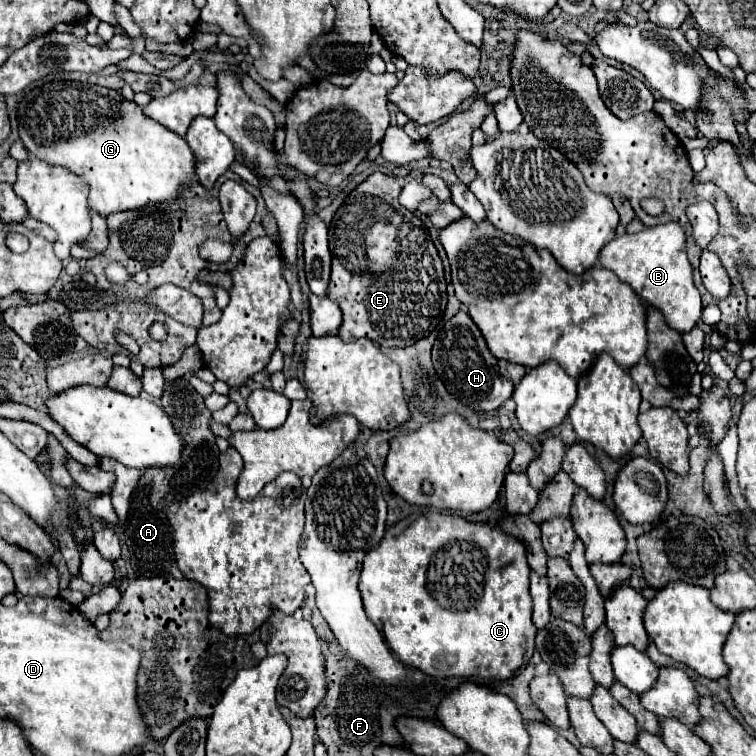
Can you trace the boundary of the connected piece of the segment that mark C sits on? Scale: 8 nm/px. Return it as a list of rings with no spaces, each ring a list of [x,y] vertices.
[[[426,512],[408,516],[386,530],[382,542],[364,558],[358,588],[366,616],[378,620],[378,628],[400,662],[432,678],[482,676],[508,680],[534,654],[536,626],[532,624],[530,573],[526,548],[516,538],[454,514]]]

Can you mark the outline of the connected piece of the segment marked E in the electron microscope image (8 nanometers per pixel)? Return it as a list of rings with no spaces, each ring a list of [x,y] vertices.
[[[382,172],[370,174],[362,184],[358,184],[344,204],[336,210],[330,222],[330,252],[332,252],[332,278],[328,286],[328,296],[340,306],[344,318],[340,326],[340,338],[344,342],[354,342],[358,338],[370,338],[380,346],[402,348],[410,346],[418,338],[424,338],[432,330],[428,326],[438,326],[448,304],[446,280],[442,260],[430,234],[420,216],[406,210],[400,202],[402,182],[386,176]]]

